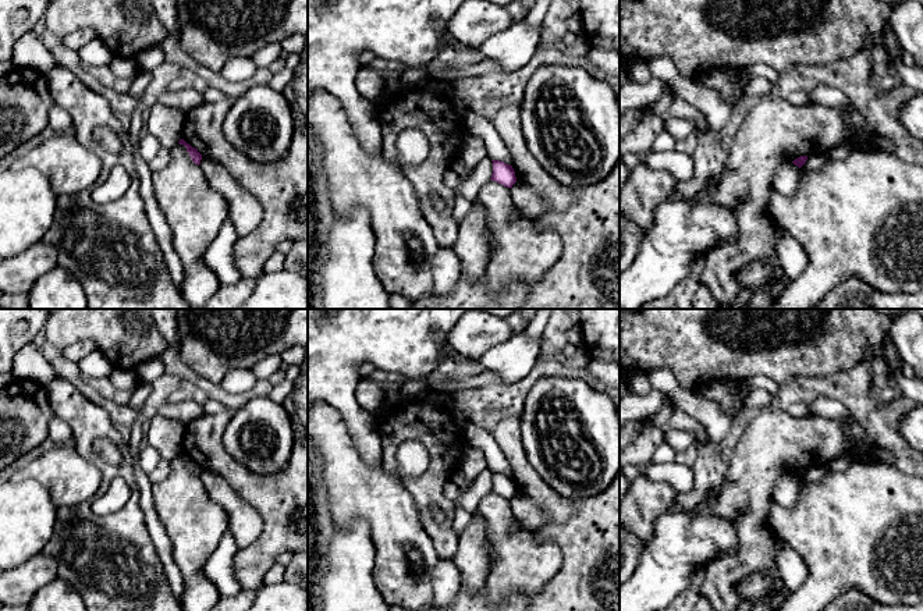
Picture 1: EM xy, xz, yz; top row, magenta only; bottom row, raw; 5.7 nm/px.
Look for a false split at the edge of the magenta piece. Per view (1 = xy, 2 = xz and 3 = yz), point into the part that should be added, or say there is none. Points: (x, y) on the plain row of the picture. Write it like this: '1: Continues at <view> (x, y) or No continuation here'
1: No continuation here
2: No continuation here
3: No continuation here

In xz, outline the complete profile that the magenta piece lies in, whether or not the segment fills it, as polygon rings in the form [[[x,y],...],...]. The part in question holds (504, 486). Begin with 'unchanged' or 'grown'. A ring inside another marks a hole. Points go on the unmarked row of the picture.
unchanged; [[[491,472],[491,473],[493,473],[493,486],[490,491],[507,500],[512,500],[512,497],[516,494],[512,477],[505,476],[504,473],[500,472]]]

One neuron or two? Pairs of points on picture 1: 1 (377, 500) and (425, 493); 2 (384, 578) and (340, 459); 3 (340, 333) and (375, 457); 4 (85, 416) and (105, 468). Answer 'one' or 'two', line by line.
1: two
2: one
3: one
4: one

